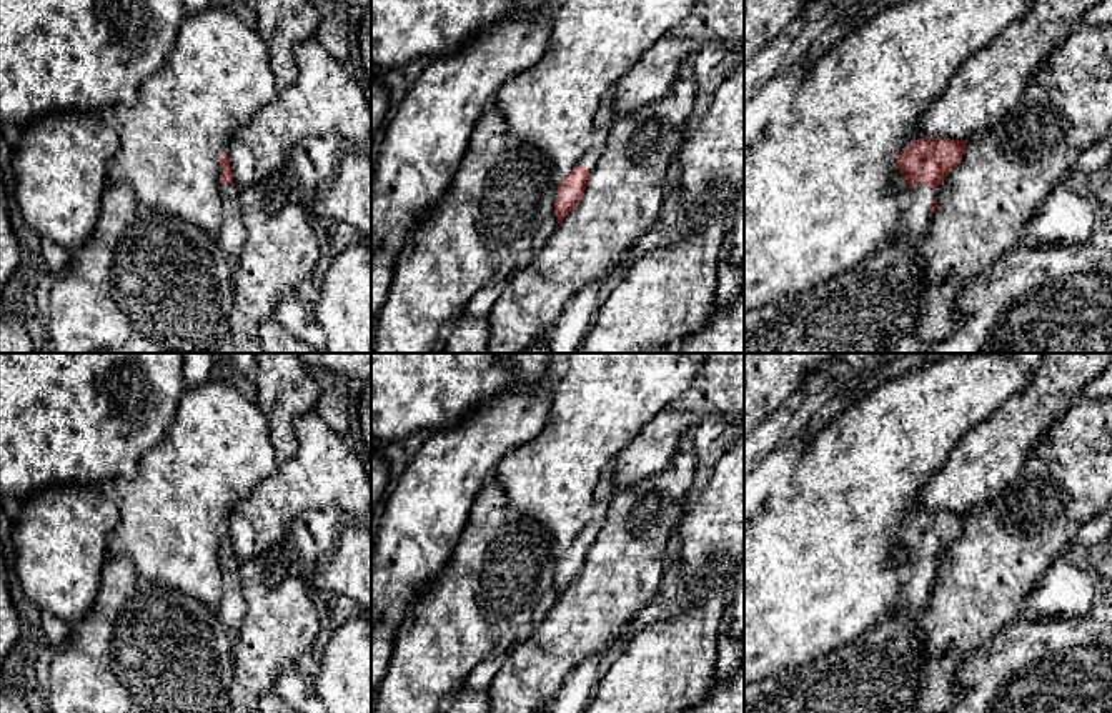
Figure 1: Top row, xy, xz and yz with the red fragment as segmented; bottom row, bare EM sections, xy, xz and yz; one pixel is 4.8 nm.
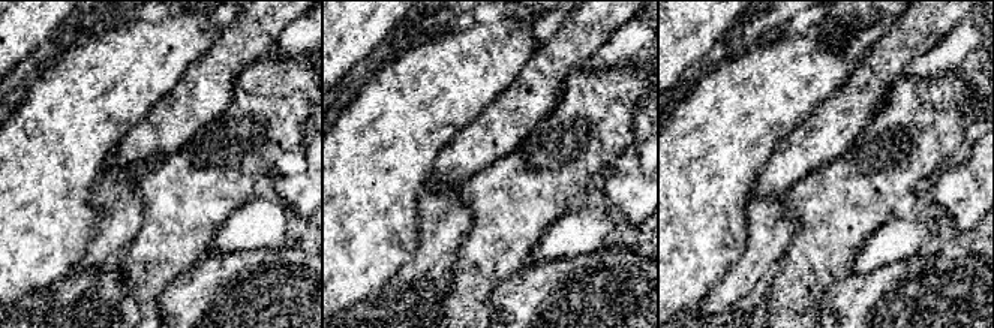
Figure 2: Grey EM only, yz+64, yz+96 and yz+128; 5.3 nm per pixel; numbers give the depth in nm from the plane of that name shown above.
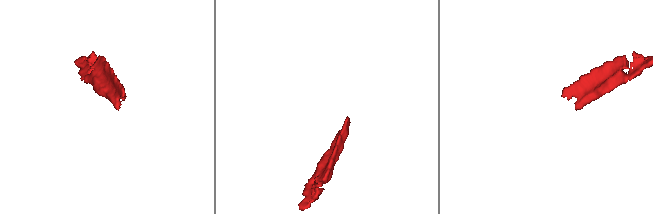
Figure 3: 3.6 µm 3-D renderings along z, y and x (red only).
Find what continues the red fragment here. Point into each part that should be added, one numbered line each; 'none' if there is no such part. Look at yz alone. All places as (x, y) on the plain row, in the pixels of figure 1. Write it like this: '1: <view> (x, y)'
1: yz (914, 595)

